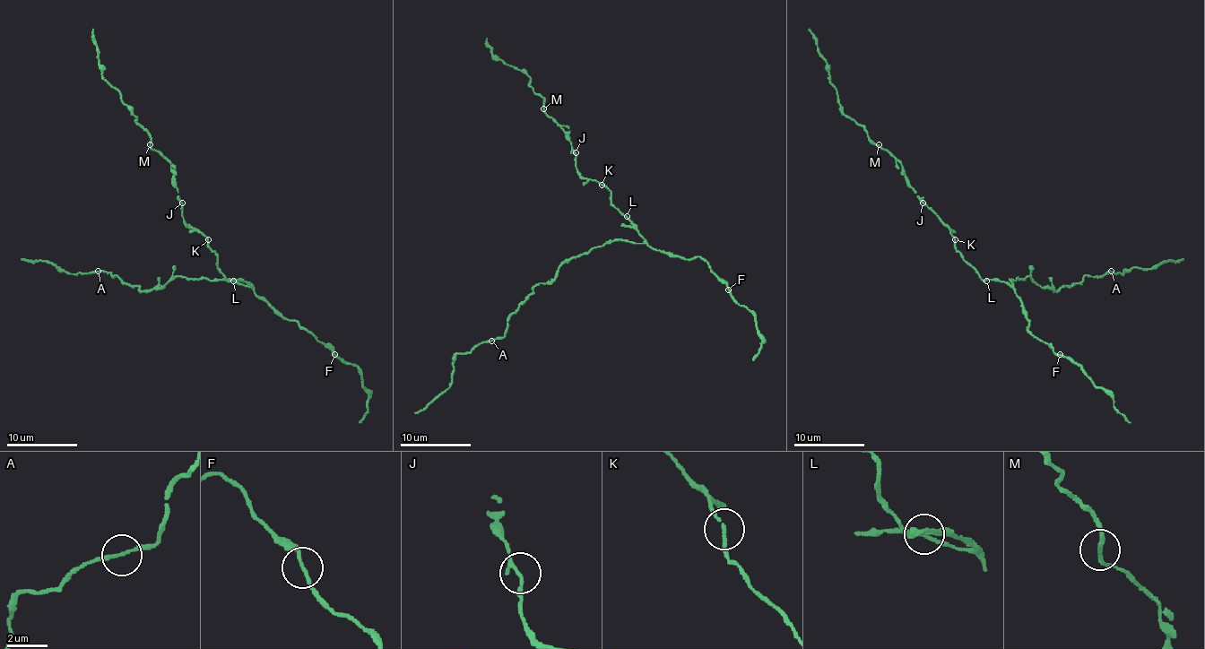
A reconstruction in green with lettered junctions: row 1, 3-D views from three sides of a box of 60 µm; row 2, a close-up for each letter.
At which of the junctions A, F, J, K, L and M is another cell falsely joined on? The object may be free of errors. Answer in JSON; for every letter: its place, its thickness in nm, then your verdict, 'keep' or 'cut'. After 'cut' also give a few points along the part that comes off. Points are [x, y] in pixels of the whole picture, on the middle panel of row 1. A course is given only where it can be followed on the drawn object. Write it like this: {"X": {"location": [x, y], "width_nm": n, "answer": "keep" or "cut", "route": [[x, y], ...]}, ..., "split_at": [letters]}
{"A": {"location": [491, 341], "width_nm": 170, "answer": "keep"}, "F": {"location": [728, 289], "width_nm": 160, "answer": "keep"}, "J": {"location": [576, 152], "width_nm": 170, "answer": "keep"}, "K": {"location": [602, 185], "width_nm": 170, "answer": "keep"}, "L": {"location": [627, 216], "width_nm": 150, "answer": "keep"}, "M": {"location": [543, 108], "width_nm": 170, "answer": "keep"}, "split_at": []}

